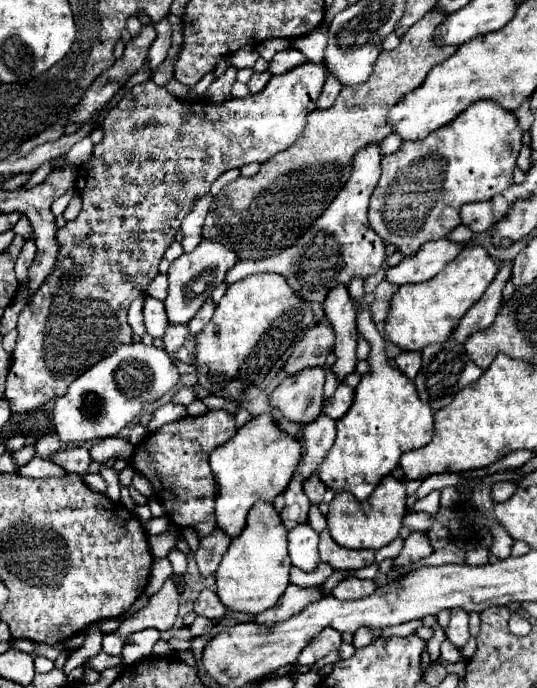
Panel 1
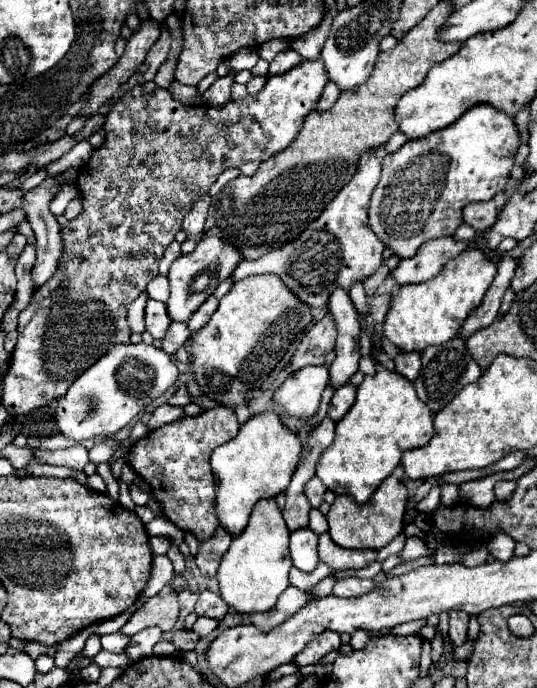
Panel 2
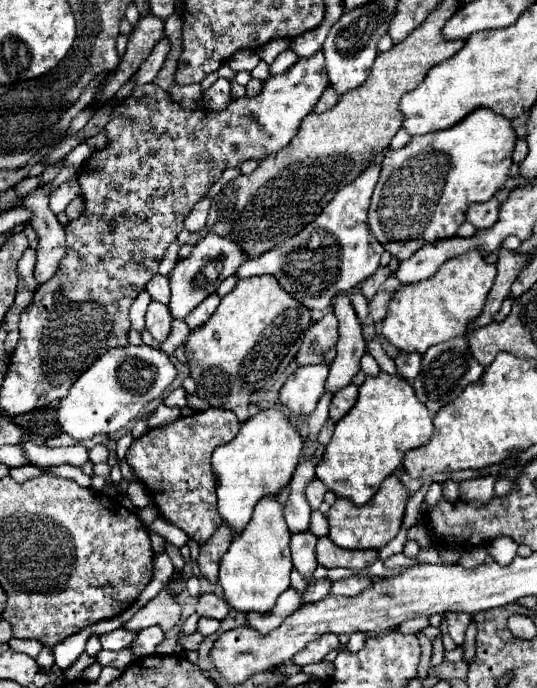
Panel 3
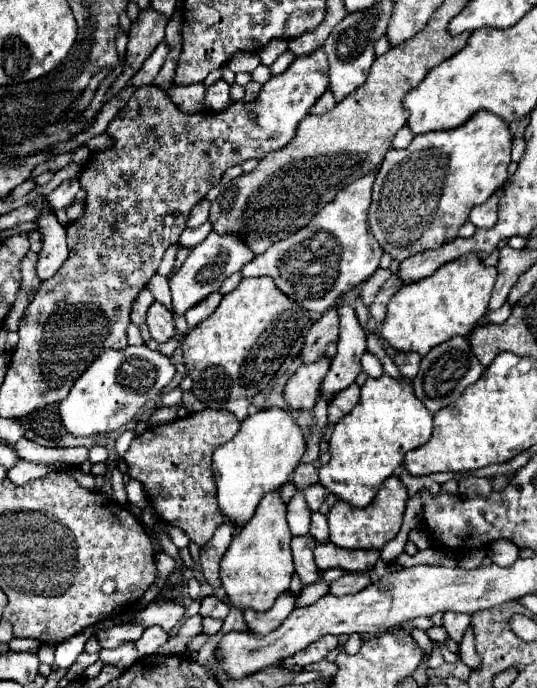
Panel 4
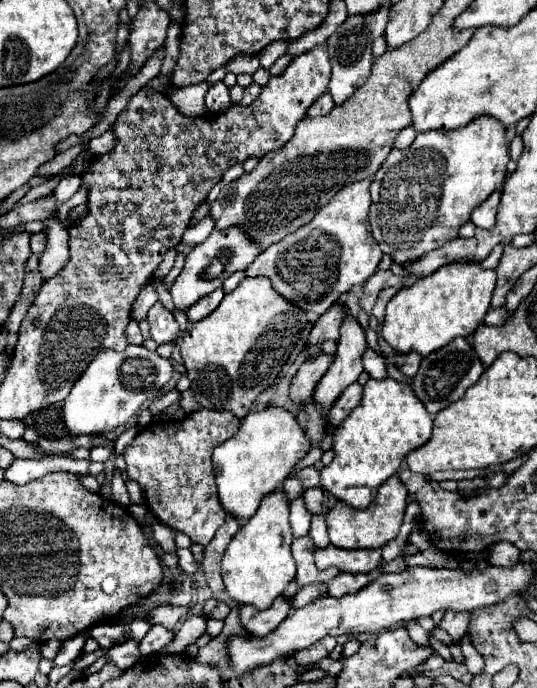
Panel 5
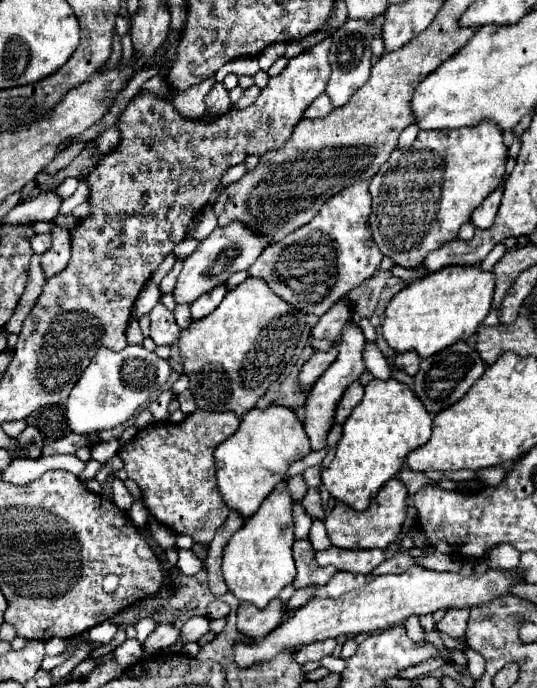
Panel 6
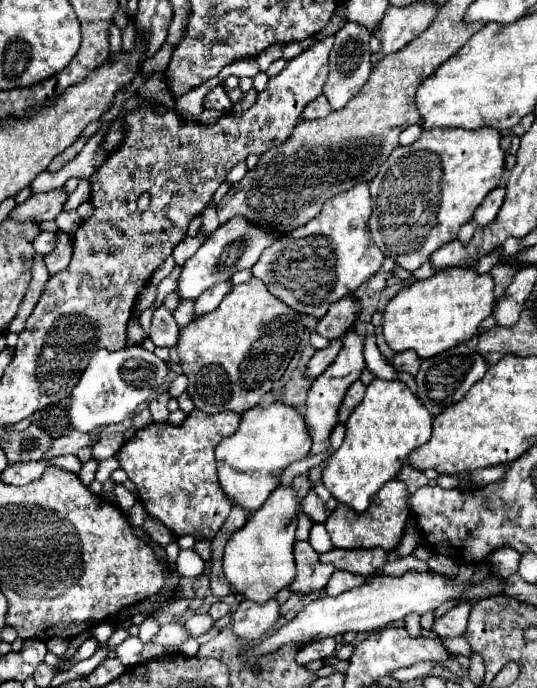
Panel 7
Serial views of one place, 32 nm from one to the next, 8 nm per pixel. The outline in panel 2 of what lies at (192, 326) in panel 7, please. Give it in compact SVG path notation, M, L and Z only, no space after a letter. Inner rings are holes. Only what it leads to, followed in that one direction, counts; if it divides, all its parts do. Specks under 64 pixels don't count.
M258 274L258 276L248 276L248 278L240 280L240 282L234 282L234 284L232 284L232 288L230 288L230 292L228 292L226 296L222 296L222 298L220 298L218 310L212 314L210 322L208 322L208 324L206 324L200 332L192 334L192 354L190 354L190 360L192 360L194 378L196 378L198 386L202 388L202 392L204 392L206 396L212 396L212 398L220 400L222 404L232 406L232 408L234 408L234 412L236 412L238 422L240 422L240 424L244 424L244 422L252 416L252 414L250 414L250 410L248 410L248 408L244 408L244 404L246 404L246 398L244 398L244 396L246 396L252 388L260 388L260 386L262 386L262 382L268 378L268 374L274 370L274 366L280 362L280 358L288 352L290 344L292 344L292 342L296 342L296 340L300 340L300 338L302 338L302 334L306 332L306 328L308 328L310 324L312 324L310 306L308 306L308 304L304 304L302 300L298 300L298 298L296 298L296 296L288 290L288 286L284 284L284 280L280 280L280 276L276 276L276 274Z

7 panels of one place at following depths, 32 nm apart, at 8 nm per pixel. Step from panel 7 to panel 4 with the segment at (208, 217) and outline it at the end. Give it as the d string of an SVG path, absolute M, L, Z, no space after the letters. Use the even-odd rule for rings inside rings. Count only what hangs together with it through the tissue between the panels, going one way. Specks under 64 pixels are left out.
M207 220L205 224L198 227L197 229L186 228L182 232L178 243L181 246L193 248L194 246L202 242L211 231L212 231L212 224L210 224L210 221Z

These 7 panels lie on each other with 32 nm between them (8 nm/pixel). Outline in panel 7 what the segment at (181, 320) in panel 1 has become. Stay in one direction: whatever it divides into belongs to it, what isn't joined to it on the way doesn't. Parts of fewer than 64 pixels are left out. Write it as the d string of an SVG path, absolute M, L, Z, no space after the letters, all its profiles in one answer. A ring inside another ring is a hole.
M230 220L230 224L218 226L206 238L206 242L198 248L198 252L190 260L186 260L186 264L182 266L176 294L180 296L180 300L196 300L202 292L206 292L214 284L230 280L230 276L234 272L252 268L252 264L256 264L256 260L260 258L264 248L268 248L276 238L278 238L276 234L264 232L262 228L256 228L256 226L248 224L246 220Z

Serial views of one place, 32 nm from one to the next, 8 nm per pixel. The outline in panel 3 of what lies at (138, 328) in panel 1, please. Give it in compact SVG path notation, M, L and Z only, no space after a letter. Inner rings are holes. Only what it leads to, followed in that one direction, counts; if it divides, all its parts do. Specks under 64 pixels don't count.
M144 290L144 292L140 292L140 296L130 306L130 324L138 332L144 330L144 314L146 314L148 304L150 304L150 294Z

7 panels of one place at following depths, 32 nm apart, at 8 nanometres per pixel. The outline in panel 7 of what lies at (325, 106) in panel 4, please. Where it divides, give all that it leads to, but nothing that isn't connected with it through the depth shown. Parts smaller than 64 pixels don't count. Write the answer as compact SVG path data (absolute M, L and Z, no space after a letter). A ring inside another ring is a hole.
M318 96L314 102L310 102L310 104L304 108L302 118L308 118L308 120L326 118L330 112L332 112L332 108L330 108L330 104L328 104L328 98L326 98L326 96Z

